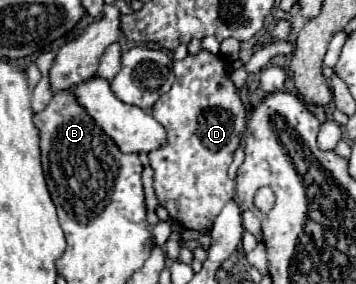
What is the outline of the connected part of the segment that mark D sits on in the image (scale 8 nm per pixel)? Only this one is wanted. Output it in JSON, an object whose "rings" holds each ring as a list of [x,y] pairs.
{"rings":[[[201,50],[197,56],[187,56],[181,62],[173,64],[175,84],[163,94],[155,106],[151,108],[151,116],[165,128],[167,144],[149,152],[151,168],[155,170],[155,194],[159,204],[167,208],[169,216],[181,226],[197,232],[209,232],[213,220],[221,212],[221,208],[235,196],[235,180],[227,176],[227,168],[233,162],[233,152],[237,150],[243,130],[245,130],[245,106],[231,82],[231,62],[215,56],[207,50]]]}

